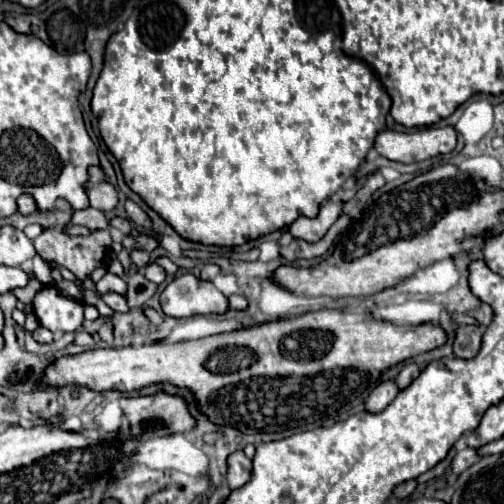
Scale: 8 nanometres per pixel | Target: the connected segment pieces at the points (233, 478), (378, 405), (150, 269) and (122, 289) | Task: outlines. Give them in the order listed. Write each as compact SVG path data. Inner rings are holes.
M242 450L232 452L232 454L228 456L226 480L228 480L228 486L230 486L232 490L244 486L244 484L250 480L250 472L252 472L252 462L250 462L250 458L246 458L246 454L244 454Z
M386 380L386 382L380 382L368 396L366 400L366 410L368 412L382 412L394 398L396 394L400 392L396 380Z
M148 264L146 268L144 268L144 276L150 280L150 282L154 282L154 284L162 284L164 282L164 278L166 278L166 272L164 272L164 268L160 268L158 264Z
M106 272L106 276L102 276L95 285L95 293L98 297L104 296L106 292L118 292L118 294L126 294L126 282L124 278Z

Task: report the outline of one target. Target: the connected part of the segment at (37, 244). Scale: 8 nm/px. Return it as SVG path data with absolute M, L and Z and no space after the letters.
M46 226L42 230L42 234L34 238L34 248L42 256L42 260L46 260L46 262L48 260L58 262L60 266L64 266L70 272L74 272L80 280L84 276L88 276L96 266L106 264L106 256L108 256L106 246L110 246L110 244L112 244L112 238L110 238L110 232L108 230L96 230L90 236L68 236L60 228Z

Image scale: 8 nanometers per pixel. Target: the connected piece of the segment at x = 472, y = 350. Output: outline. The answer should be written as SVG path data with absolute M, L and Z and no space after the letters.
M456 326L454 334L454 354L458 358L472 358L480 350L484 326Z

